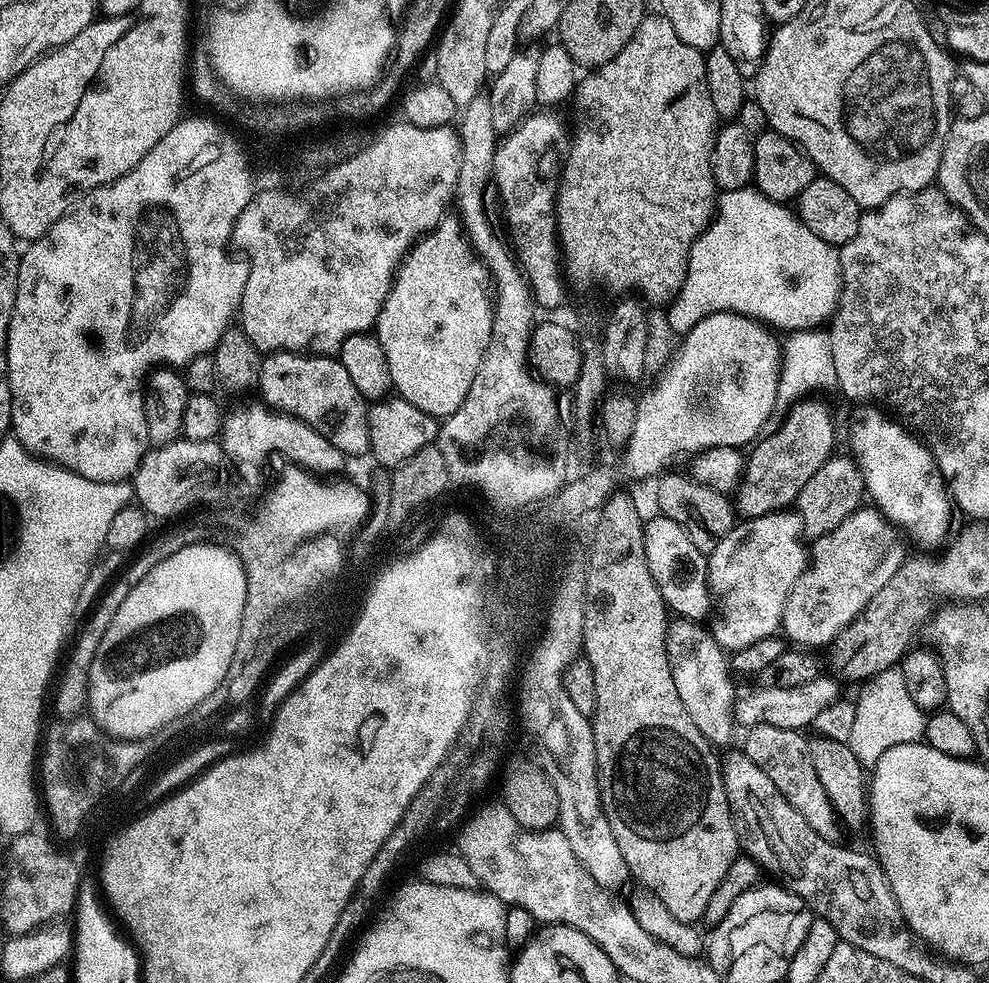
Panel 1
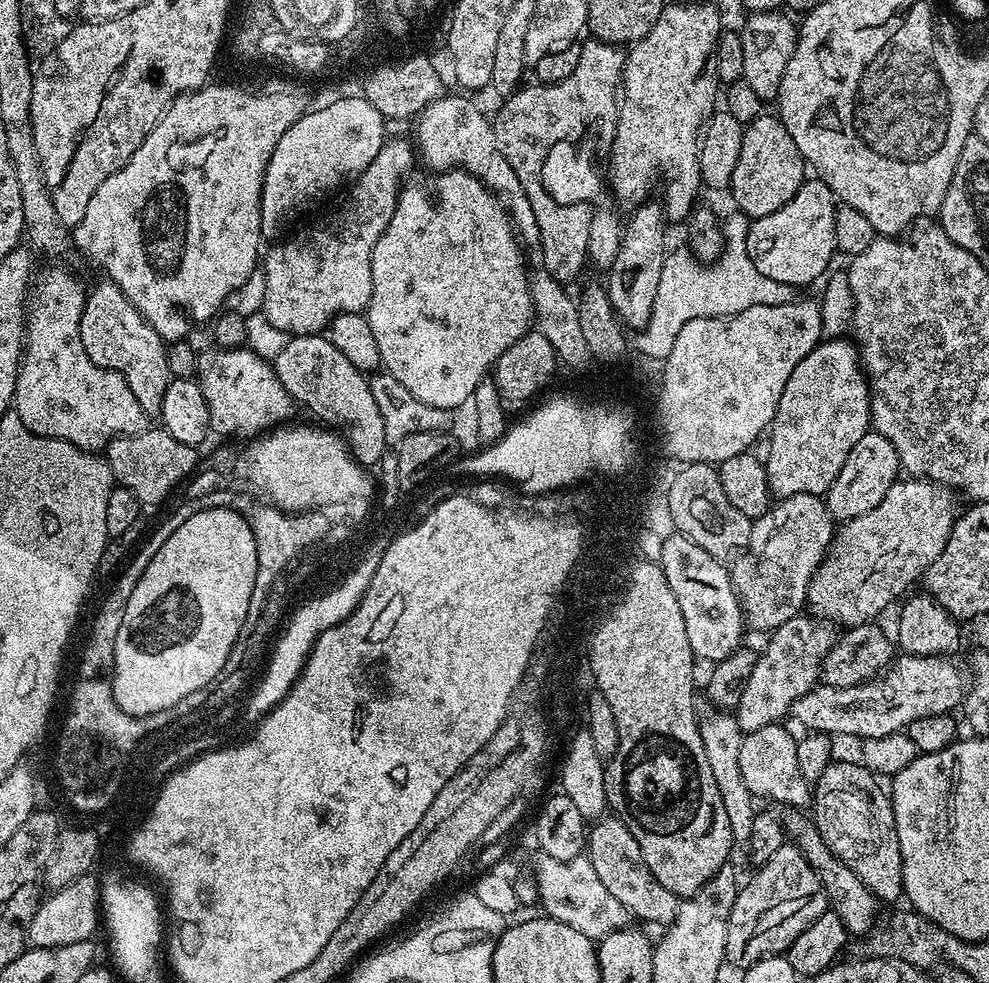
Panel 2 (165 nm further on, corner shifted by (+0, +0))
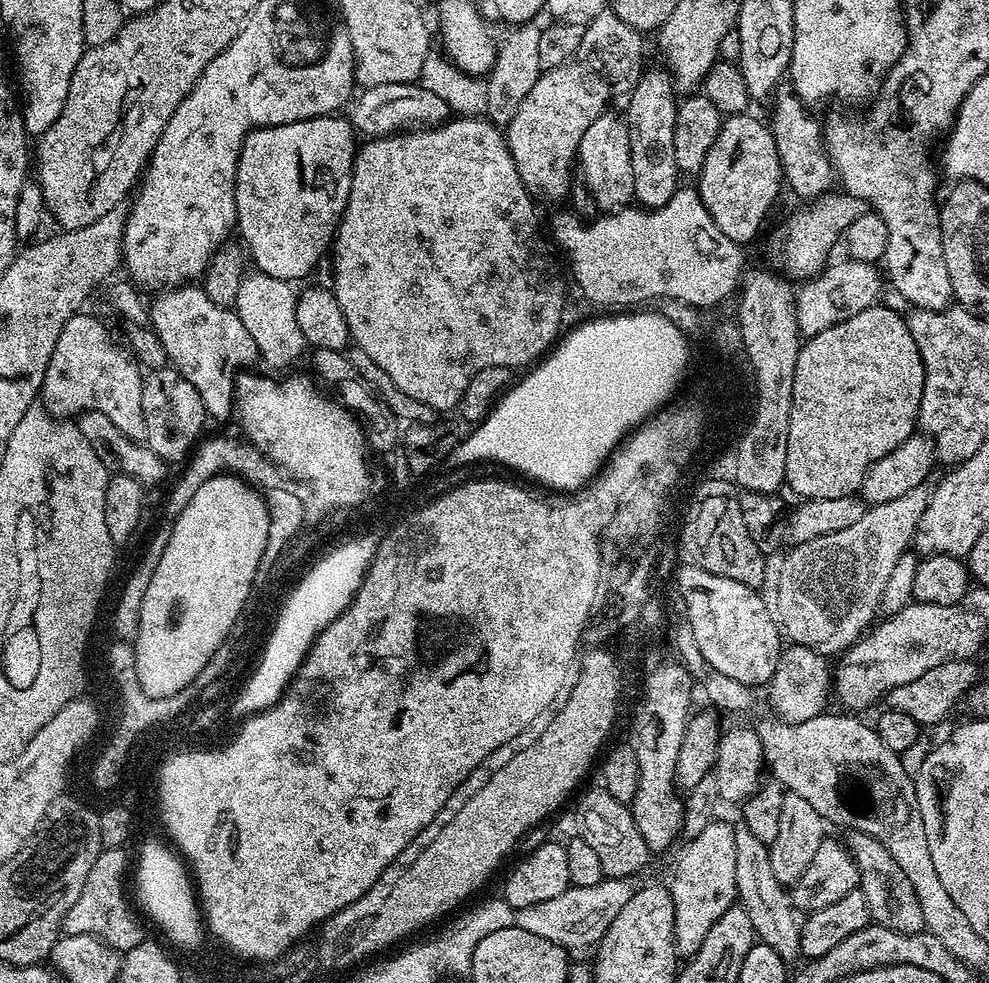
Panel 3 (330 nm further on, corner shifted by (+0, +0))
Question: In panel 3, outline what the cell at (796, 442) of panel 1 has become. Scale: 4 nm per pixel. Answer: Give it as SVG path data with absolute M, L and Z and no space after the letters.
M873 306L862 310L862 314L854 314L854 318L846 318L846 322L838 322L830 326L830 330L822 330L822 334L807 337L801 343L798 362L794 370L794 398L790 406L790 432L786 438L786 470L784 483L787 491L797 492L797 497L805 500L814 498L842 498L859 493L860 483L864 481L864 475L868 468L878 458L890 454L906 438L910 438L917 431L918 421L916 415L920 409L922 390L924 389L924 363L918 354L918 346L908 329L908 321L903 315L899 316L892 308L880 308Z

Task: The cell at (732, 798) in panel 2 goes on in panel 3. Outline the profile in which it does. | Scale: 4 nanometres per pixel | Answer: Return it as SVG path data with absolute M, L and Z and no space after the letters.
M743 826L737 827L734 834L734 878L739 907L750 914L750 926L756 931L759 943L770 946L774 954L778 954L786 962L799 961L801 917L793 908L785 885L774 878L774 870L770 867L769 845L758 842L754 834Z

